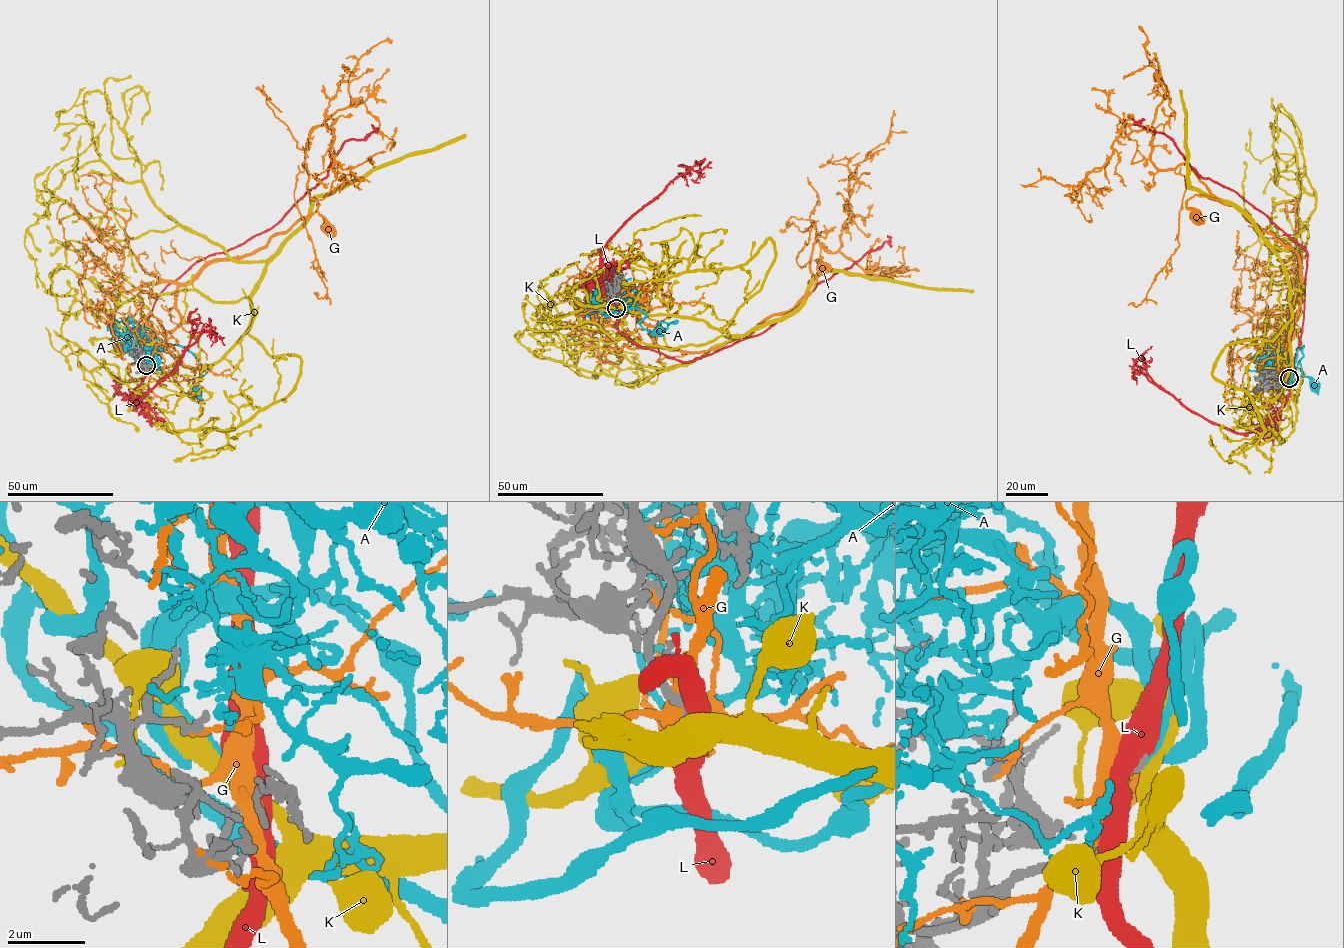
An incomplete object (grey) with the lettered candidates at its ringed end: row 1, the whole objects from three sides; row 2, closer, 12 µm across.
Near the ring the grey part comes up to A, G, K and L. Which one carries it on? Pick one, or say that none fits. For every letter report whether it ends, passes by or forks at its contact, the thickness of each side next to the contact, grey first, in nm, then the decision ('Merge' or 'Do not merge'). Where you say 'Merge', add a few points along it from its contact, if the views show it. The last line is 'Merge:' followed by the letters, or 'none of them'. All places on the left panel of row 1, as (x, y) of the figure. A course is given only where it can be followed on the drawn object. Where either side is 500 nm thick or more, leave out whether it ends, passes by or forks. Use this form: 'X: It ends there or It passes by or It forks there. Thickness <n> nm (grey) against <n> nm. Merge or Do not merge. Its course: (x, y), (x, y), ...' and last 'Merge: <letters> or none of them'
A: It ends there. Thickness 280 nm (grey) against 140 nm. Merge. Its course: (146, 365), (151, 355), (166, 374), (176, 365), (168, 345), (184, 346), (210, 370), (193, 379), (196, 394)
G: It forks there. Thickness 320 nm (grey) against 440 nm. Do not merge
K: It passes by. Thickness 280 nm (grey) against 400 nm. Do not merge
L: Thickness 300 nm (grey) against 500 nm. Do not merge
Merge: A

